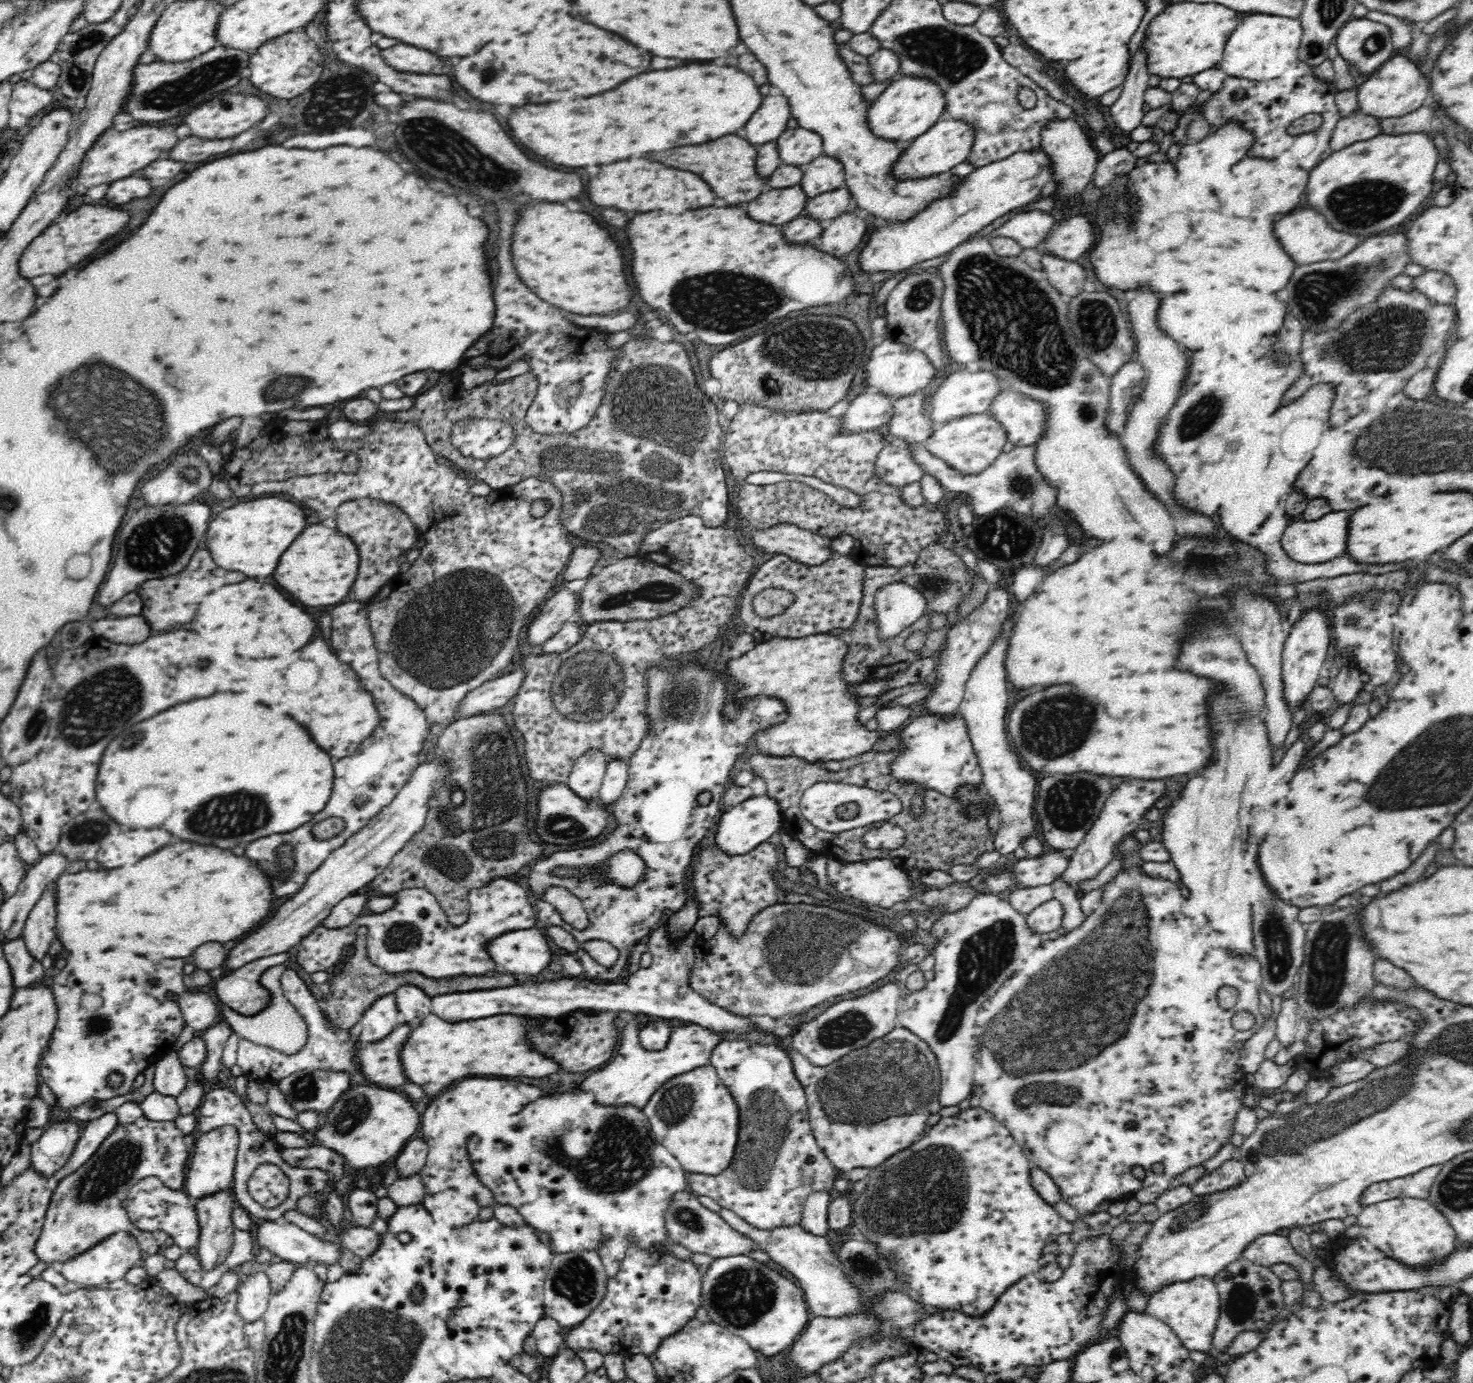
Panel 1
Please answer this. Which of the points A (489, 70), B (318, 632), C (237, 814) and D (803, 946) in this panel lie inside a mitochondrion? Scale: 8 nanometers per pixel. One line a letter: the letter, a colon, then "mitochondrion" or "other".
A: mitochondrion
B: other
C: mitochondrion
D: mitochondrion

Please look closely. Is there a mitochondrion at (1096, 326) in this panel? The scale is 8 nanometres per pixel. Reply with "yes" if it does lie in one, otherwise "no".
yes

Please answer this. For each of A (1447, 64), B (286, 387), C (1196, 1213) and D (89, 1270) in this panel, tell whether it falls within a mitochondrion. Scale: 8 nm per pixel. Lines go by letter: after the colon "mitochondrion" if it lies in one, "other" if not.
A: other
B: mitochondrion
C: mitochondrion
D: other

